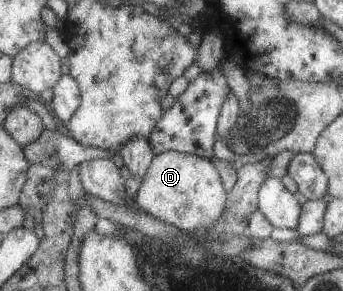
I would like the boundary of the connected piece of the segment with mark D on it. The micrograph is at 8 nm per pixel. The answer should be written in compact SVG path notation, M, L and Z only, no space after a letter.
M176 151L154 154L136 192L135 205L178 230L193 232L220 217L227 192L220 178L208 159Z

